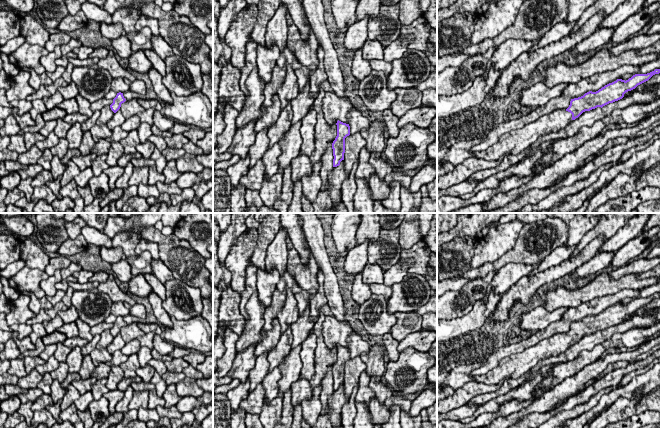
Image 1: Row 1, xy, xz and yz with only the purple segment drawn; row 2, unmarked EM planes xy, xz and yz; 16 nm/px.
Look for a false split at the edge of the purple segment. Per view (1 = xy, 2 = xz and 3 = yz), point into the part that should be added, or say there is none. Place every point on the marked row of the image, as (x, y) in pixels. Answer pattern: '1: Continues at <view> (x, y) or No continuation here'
1: No continuation here
2: No continuation here
3: Continues at yz (512, 143)

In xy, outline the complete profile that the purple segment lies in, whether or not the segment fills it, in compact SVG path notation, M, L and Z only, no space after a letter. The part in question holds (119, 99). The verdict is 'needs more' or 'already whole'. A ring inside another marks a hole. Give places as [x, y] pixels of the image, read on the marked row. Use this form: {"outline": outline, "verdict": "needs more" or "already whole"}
{"outline": "M117 93L116 97L113 99L113 103L110 105L111 110L116 113L120 109L121 104L125 101L126 99L124 98L123 93Z", "verdict": "already whole"}

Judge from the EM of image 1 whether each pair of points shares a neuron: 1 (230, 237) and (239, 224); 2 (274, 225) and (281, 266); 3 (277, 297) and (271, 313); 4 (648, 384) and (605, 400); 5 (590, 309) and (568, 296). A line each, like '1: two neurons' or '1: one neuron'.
1: one neuron
2: two neurons
3: one neuron
4: one neuron
5: two neurons

